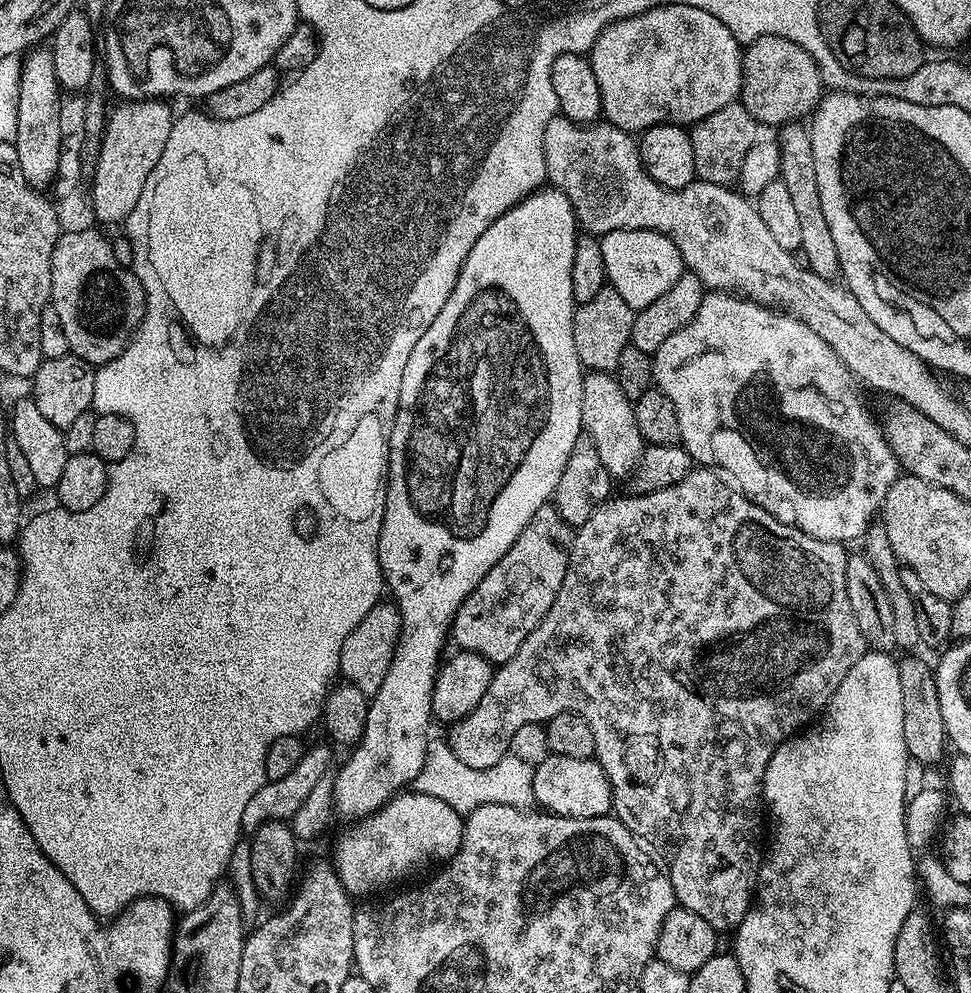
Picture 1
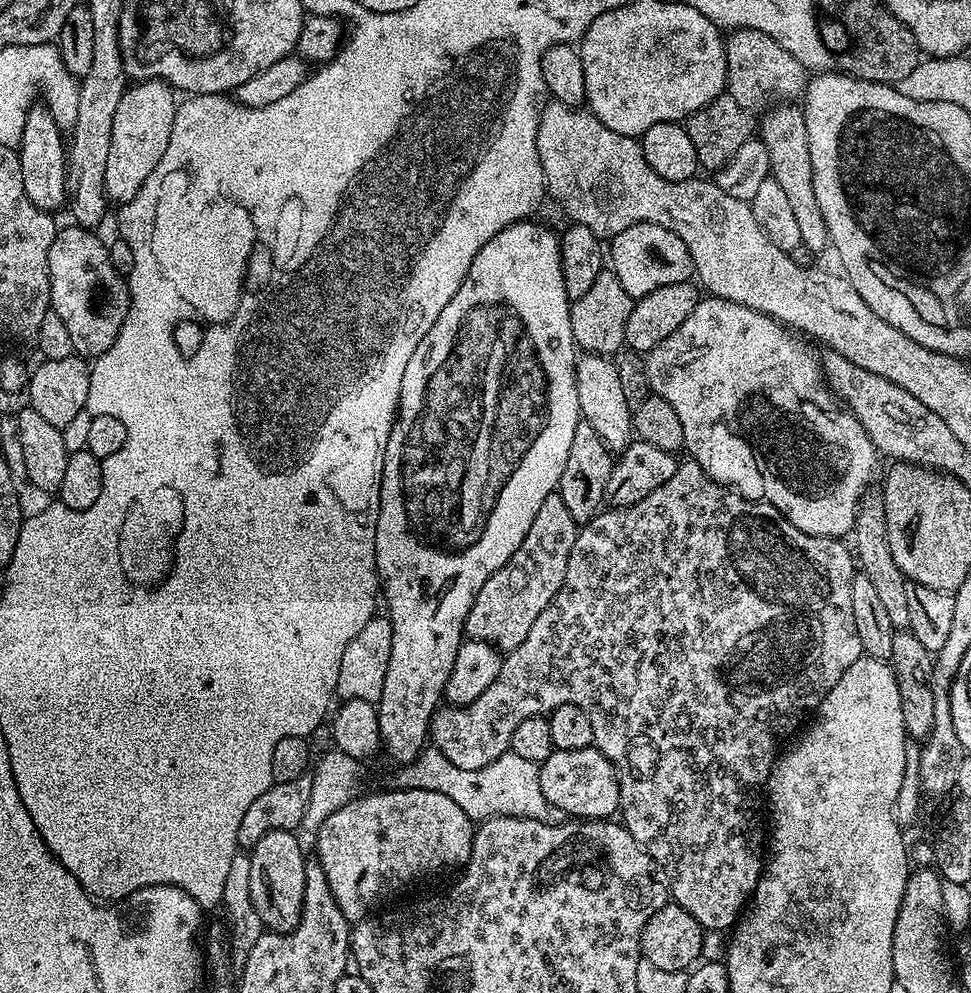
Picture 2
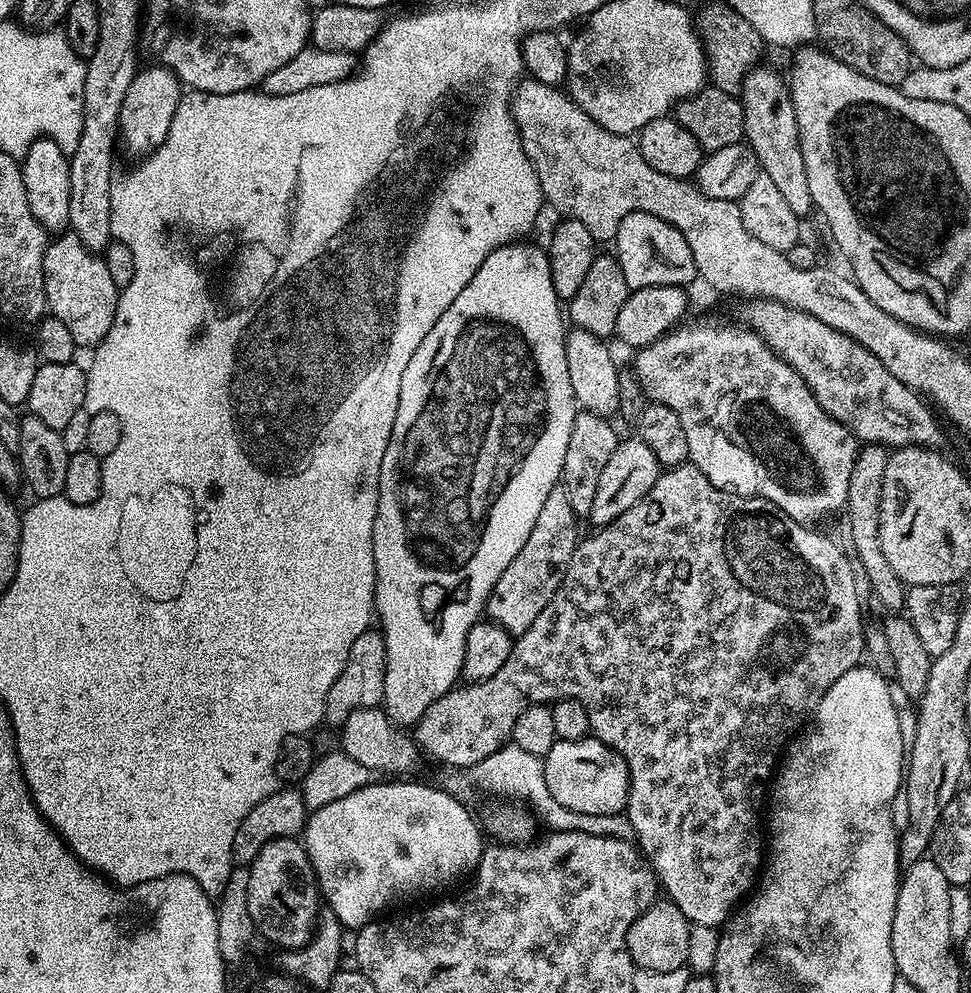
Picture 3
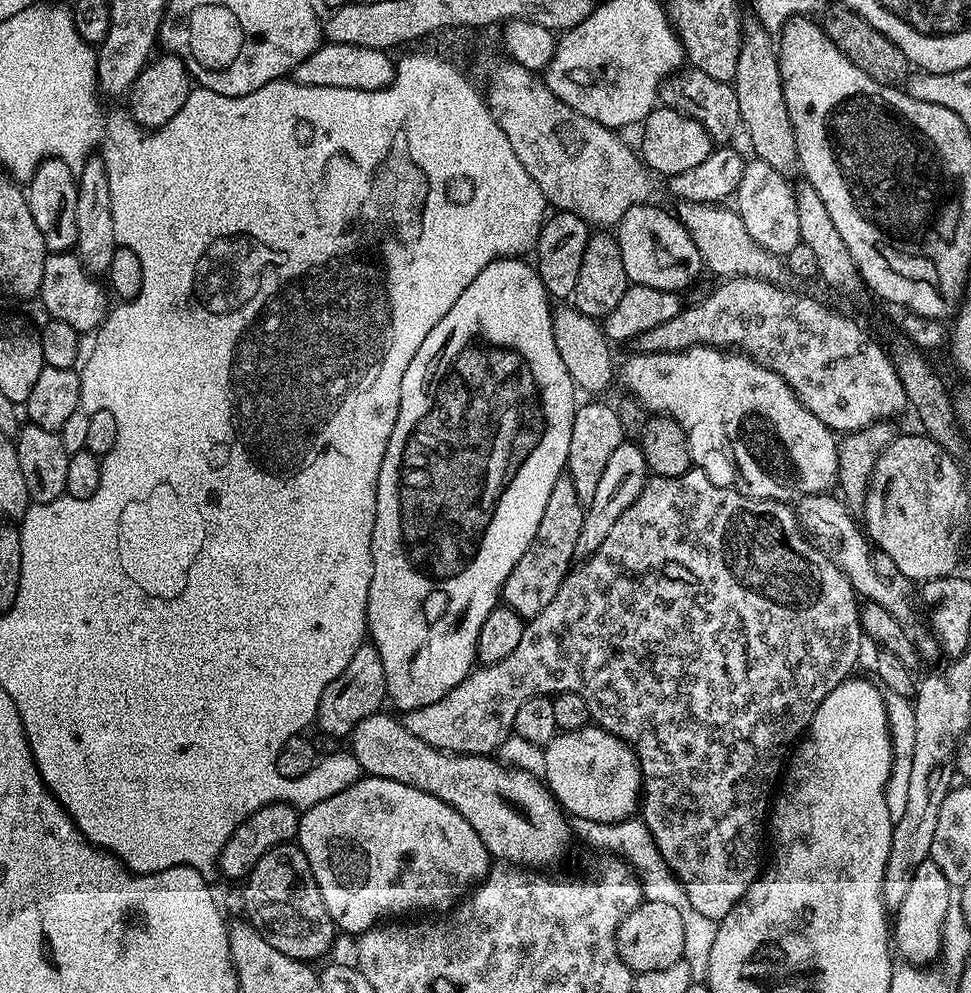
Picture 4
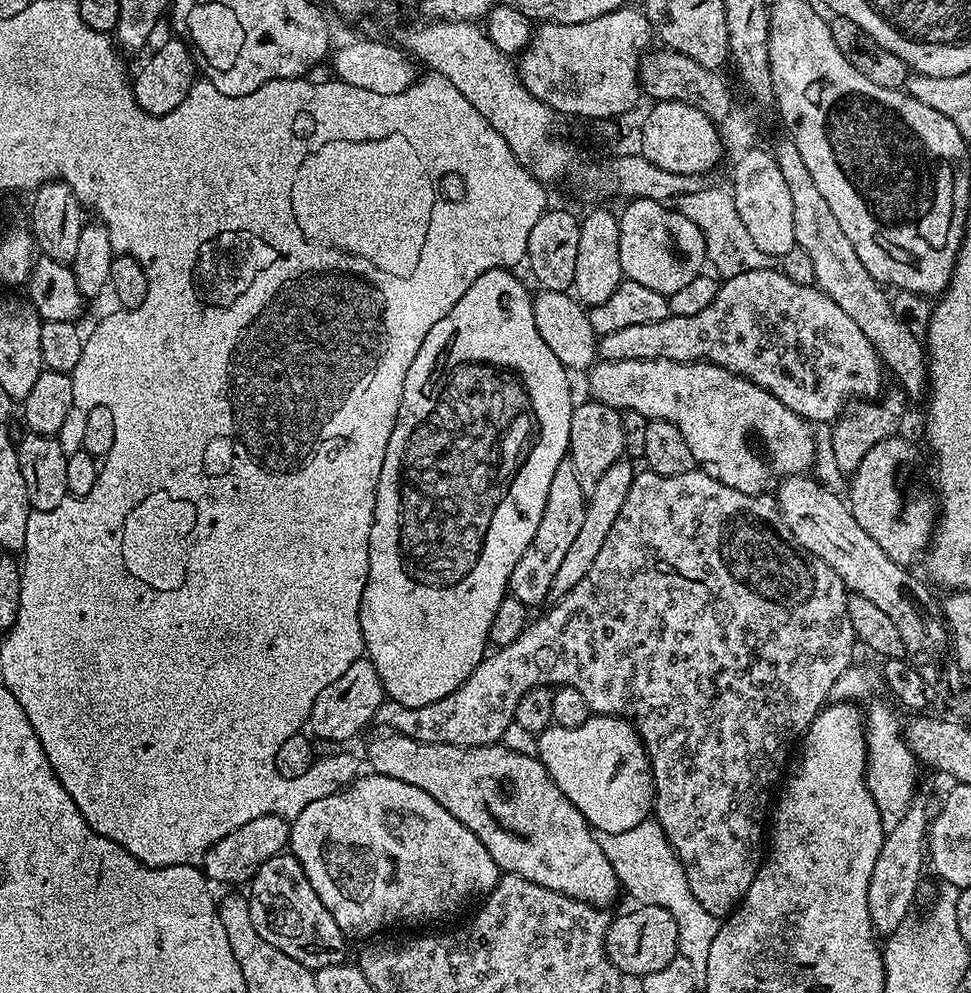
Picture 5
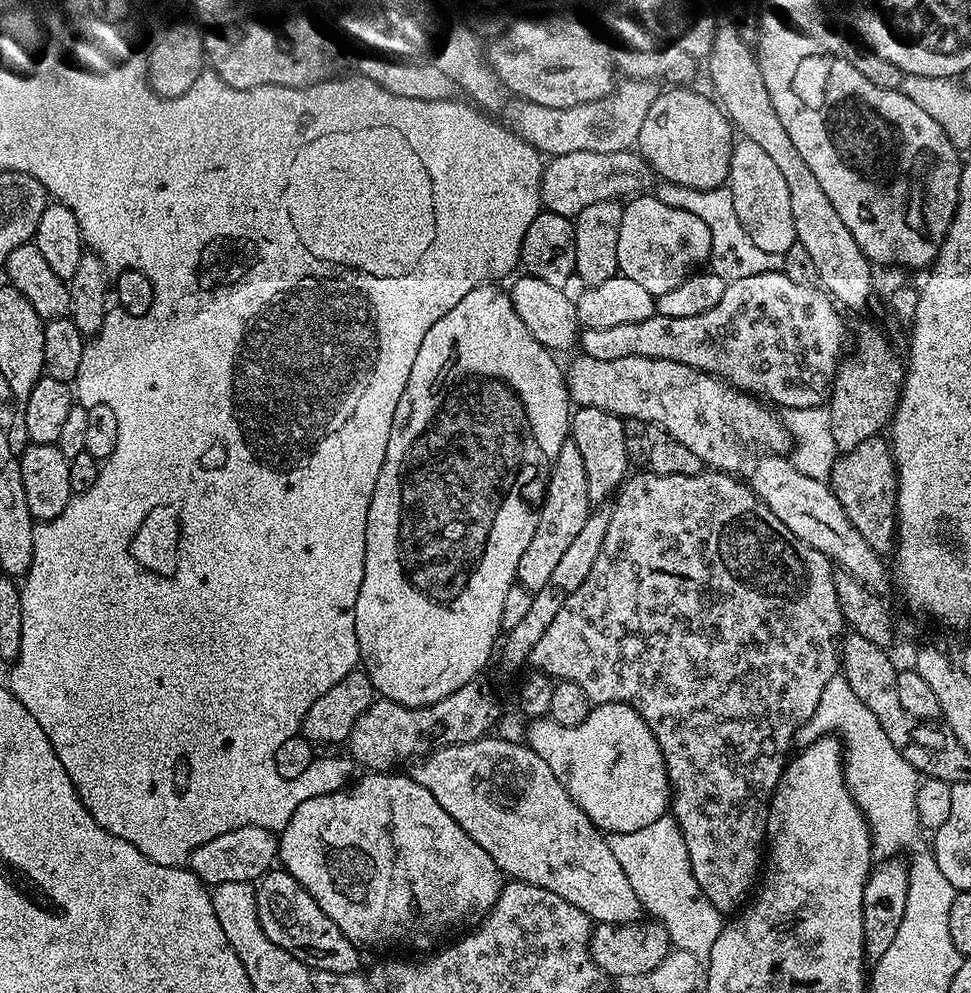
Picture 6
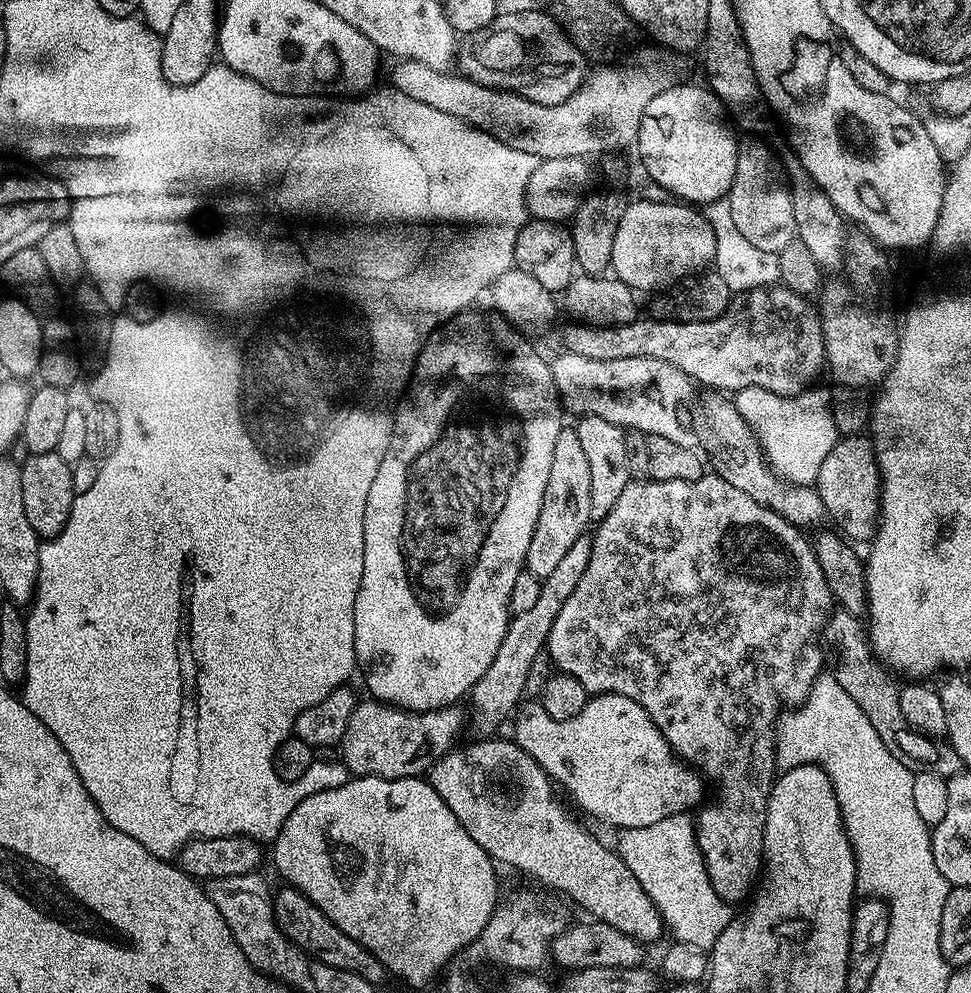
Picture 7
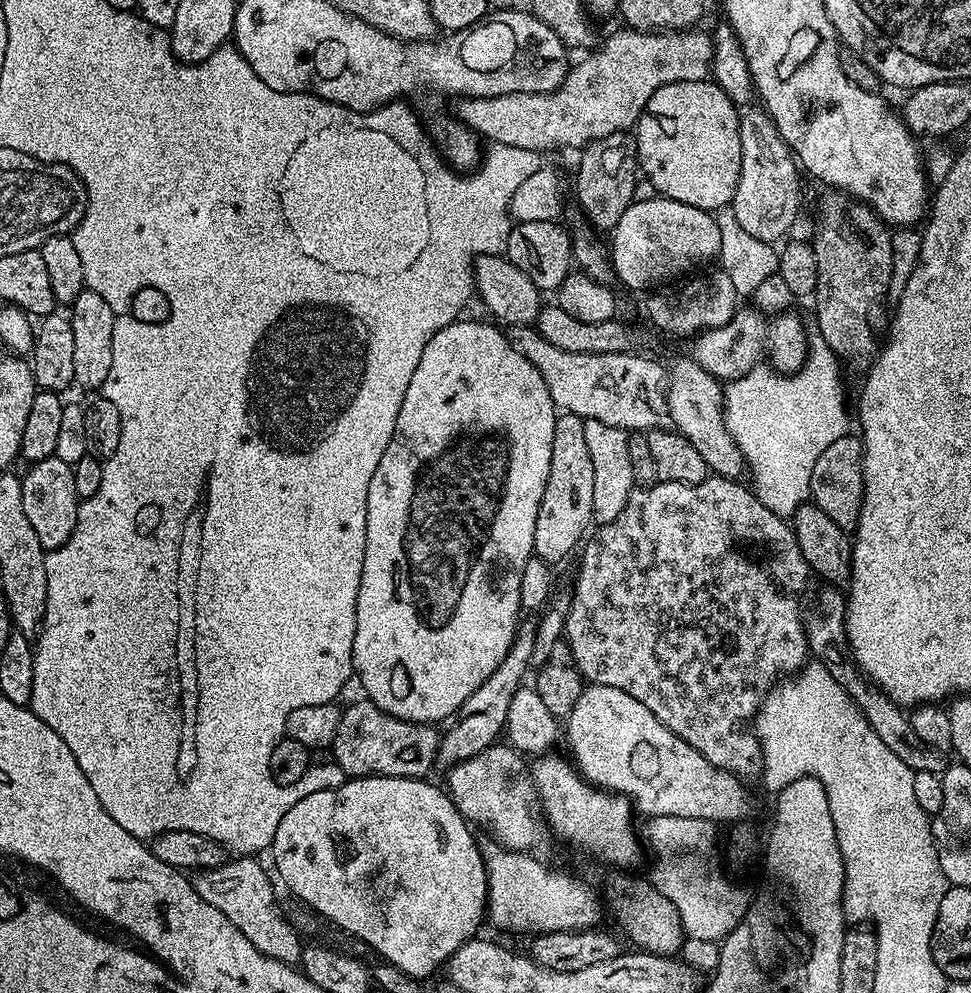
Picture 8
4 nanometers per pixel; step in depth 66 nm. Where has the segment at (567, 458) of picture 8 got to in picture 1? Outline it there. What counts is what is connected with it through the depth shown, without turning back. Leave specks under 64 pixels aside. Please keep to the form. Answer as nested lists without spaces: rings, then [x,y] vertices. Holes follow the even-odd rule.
[[[555,503],[544,504],[530,518],[530,522],[518,534],[514,546],[502,554],[502,558],[474,586],[474,590],[456,611],[450,625],[451,639],[456,639],[457,649],[473,652],[499,666],[514,658],[522,642],[554,606],[558,590],[562,590],[562,578],[566,578],[568,552],[572,548],[573,529],[558,514]]]

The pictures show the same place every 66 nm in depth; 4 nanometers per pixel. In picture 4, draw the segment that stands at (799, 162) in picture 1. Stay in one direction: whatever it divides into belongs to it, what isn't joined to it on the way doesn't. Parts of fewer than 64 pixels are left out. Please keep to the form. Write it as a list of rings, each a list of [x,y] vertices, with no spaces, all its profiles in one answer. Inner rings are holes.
[[[755,18],[745,19],[742,24],[742,35],[740,38],[740,49],[738,50],[738,66],[736,76],[730,81],[733,90],[738,94],[738,110],[740,111],[740,122],[743,135],[748,135],[752,143],[755,159],[774,166],[783,174],[790,173],[791,168],[797,167],[796,139],[794,138],[794,126],[790,126],[790,114],[786,110],[786,98],[782,90],[782,76],[780,74],[780,58],[778,55],[778,44],[773,33],[763,28],[760,21]]]

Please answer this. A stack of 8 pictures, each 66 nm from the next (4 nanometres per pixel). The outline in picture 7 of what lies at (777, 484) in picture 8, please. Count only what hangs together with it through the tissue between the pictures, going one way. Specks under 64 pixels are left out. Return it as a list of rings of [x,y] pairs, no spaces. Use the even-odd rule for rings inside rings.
[[[813,386],[807,392],[800,393],[799,396],[779,396],[770,390],[747,388],[735,393],[734,399],[738,414],[755,433],[756,441],[760,444],[764,457],[768,459],[768,467],[780,479],[786,480],[790,484],[815,485],[818,478],[818,466],[822,466],[826,454],[830,454],[830,450],[834,450],[838,439],[829,393],[825,389],[823,392],[820,386]]]

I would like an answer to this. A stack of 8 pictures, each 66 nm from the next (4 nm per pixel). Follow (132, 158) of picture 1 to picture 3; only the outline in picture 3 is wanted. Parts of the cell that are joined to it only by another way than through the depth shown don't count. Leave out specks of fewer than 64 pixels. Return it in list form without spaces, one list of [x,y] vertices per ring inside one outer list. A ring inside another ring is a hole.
[[[159,66],[151,67],[141,67],[137,71],[134,82],[130,82],[130,90],[126,90],[126,99],[122,101],[120,111],[119,139],[123,147],[125,144],[136,158],[143,158],[164,145],[182,95],[180,80],[171,70]]]

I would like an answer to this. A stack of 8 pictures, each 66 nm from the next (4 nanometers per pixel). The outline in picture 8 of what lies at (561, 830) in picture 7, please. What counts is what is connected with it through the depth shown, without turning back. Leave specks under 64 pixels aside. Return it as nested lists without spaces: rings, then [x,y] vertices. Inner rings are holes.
[[[504,742],[491,744],[486,750],[482,750],[482,754],[474,754],[474,758],[466,758],[466,762],[451,765],[447,772],[446,791],[451,796],[454,806],[464,815],[469,825],[477,829],[485,828],[492,835],[489,837],[495,843],[507,848],[510,852],[529,854],[544,854],[540,852],[546,851],[554,843],[548,821],[542,815],[540,797],[536,795],[536,783],[532,777],[529,761],[515,748]],[[616,874],[604,884],[602,900],[612,911],[616,924],[633,940],[641,952],[653,952],[656,956],[676,956],[686,939],[682,918],[670,898],[654,887],[651,879],[639,880],[636,874]]]

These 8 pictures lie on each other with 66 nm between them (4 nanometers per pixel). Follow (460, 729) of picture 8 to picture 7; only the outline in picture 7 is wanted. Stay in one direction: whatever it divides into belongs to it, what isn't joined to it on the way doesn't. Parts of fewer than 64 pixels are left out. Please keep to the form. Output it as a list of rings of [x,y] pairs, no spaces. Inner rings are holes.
[[[588,534],[579,536],[574,546],[570,546],[570,551],[560,559],[555,570],[541,580],[535,606],[509,619],[508,629],[502,638],[502,646],[498,646],[498,654],[494,654],[494,662],[490,662],[490,670],[486,670],[482,678],[478,678],[470,693],[472,708],[476,711],[473,716],[471,713],[470,720],[471,723],[472,720],[476,723],[481,737],[491,737],[499,729],[501,722],[509,719],[525,699],[526,674],[529,673],[536,655],[545,651],[548,635],[554,626],[554,618],[558,618],[562,606],[566,606],[566,598],[574,594],[574,586],[582,582],[582,574],[586,574],[586,566],[590,566],[591,553],[592,536]]]

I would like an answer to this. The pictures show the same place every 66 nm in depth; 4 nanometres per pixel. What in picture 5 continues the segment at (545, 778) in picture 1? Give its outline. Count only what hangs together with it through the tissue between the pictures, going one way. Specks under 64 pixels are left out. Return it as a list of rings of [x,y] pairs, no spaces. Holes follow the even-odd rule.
[[[592,714],[582,726],[551,726],[539,734],[536,750],[558,790],[578,806],[589,828],[622,834],[622,830],[631,830],[638,822],[649,819],[656,794],[652,767],[640,736],[629,721]]]

